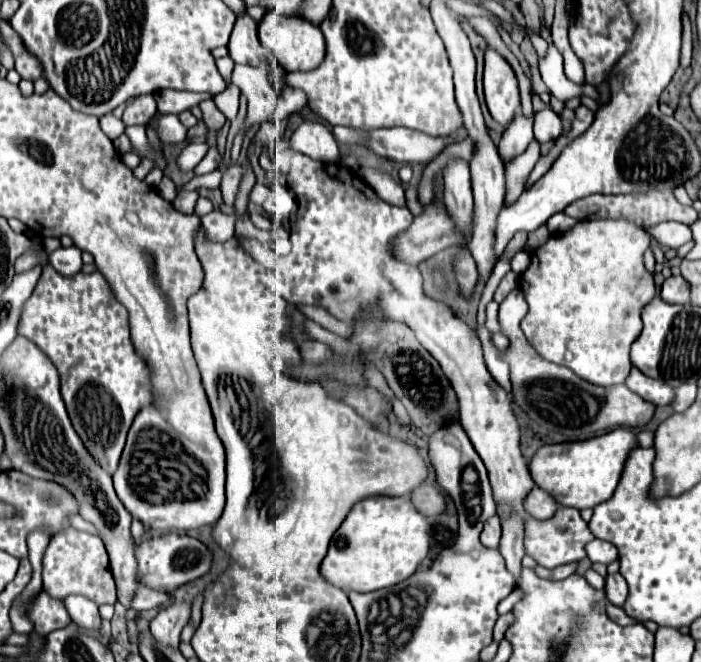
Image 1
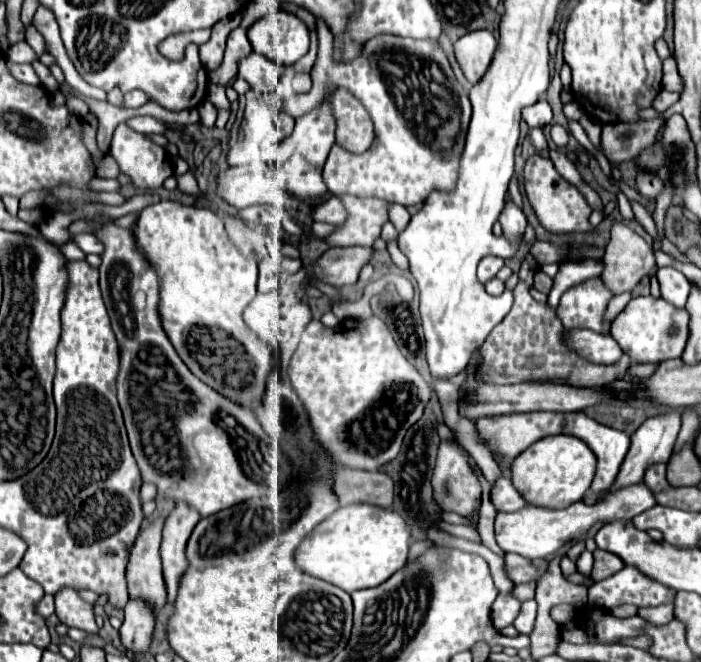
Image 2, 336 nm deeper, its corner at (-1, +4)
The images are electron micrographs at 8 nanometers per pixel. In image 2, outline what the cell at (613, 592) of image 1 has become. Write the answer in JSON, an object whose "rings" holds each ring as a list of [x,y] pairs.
{"rings":[[[594,550],[594,568],[592,568],[592,578],[596,580],[596,582],[600,582],[600,580],[604,580],[604,578],[608,578],[608,576],[612,576],[612,574],[616,574],[618,570],[622,570],[624,568],[624,562],[616,556],[616,554],[612,554],[612,552],[606,552],[606,550]]]}

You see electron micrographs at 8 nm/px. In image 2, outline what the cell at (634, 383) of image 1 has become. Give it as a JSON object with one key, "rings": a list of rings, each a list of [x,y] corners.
{"rings":[[[568,330],[568,346],[582,354],[582,358],[598,364],[614,364],[624,354],[612,336],[592,330]]]}

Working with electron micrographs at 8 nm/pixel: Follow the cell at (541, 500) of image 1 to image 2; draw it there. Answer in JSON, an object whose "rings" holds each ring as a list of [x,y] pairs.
{"rings":[[[500,476],[500,480],[496,480],[496,484],[490,490],[490,500],[494,508],[502,512],[516,512],[526,506],[526,500],[514,490],[508,476]]]}

